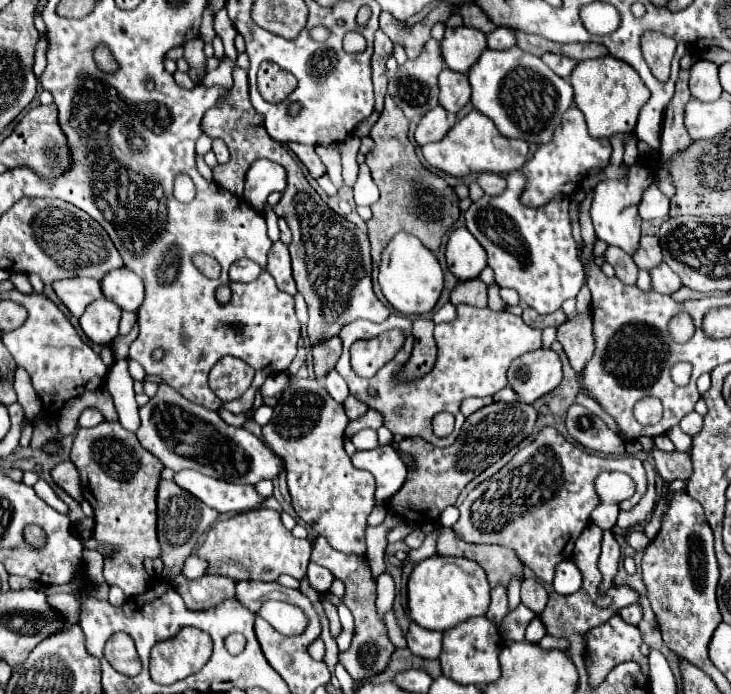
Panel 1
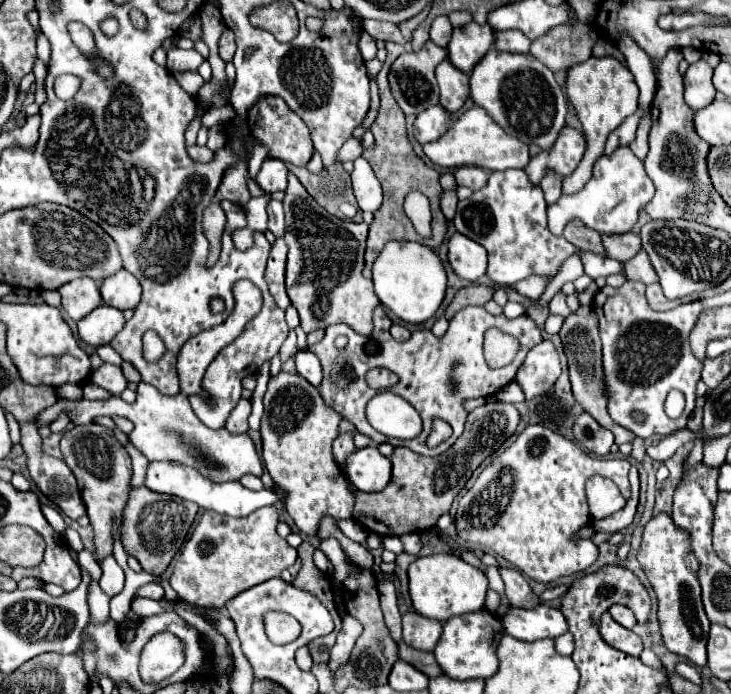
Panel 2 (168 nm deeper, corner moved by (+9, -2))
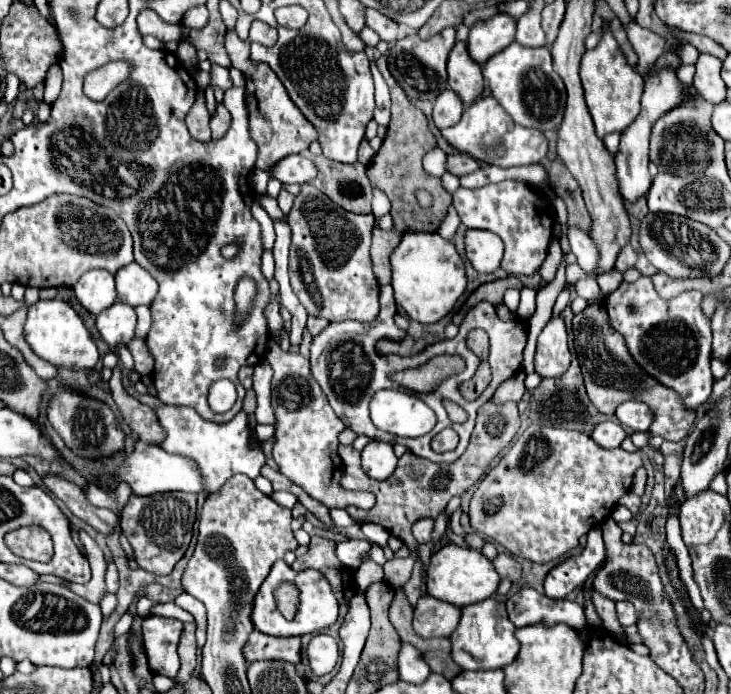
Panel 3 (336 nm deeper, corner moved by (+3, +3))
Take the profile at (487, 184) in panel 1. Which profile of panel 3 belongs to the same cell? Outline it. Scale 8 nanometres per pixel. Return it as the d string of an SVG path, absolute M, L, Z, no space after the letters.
M454 152L454 154L448 154L446 158L446 170L454 176L464 176L464 174L470 174L474 170L478 170L480 162L474 160L470 154L462 154L462 152Z

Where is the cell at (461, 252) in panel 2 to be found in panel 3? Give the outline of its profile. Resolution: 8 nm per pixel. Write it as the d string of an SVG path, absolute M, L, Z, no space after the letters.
M468 230L466 232L466 256L478 272L494 272L500 268L504 254L502 240L486 230Z

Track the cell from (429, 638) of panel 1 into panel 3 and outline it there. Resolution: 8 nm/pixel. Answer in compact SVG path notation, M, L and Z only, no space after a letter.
M424 594L414 608L414 632L422 638L450 636L460 622L460 608Z

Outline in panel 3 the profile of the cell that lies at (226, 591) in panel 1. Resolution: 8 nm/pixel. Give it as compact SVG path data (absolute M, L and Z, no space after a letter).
M254 630L244 646L246 660L270 660L270 658L280 658L288 660L292 664L300 662L300 638L298 636L270 636Z

